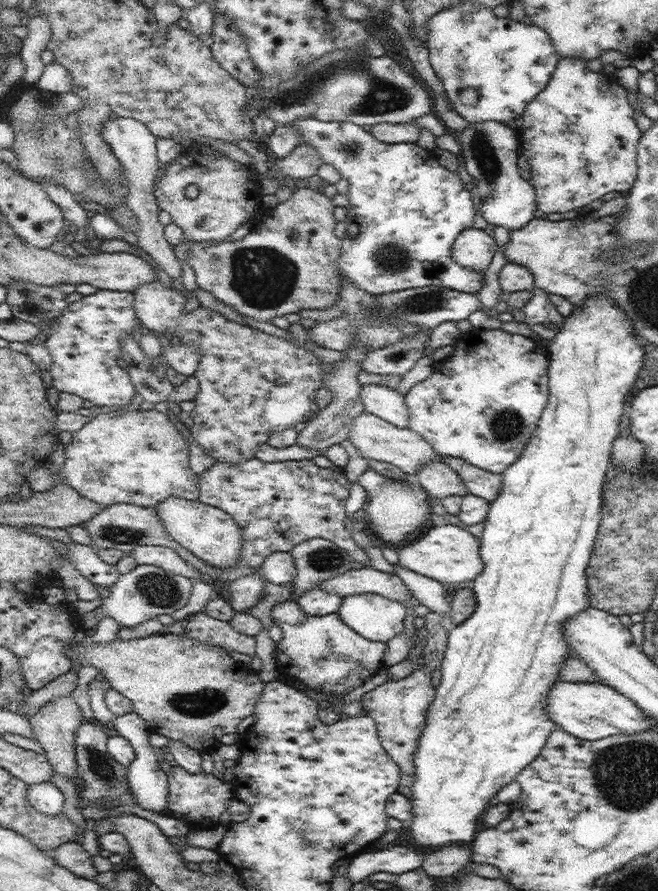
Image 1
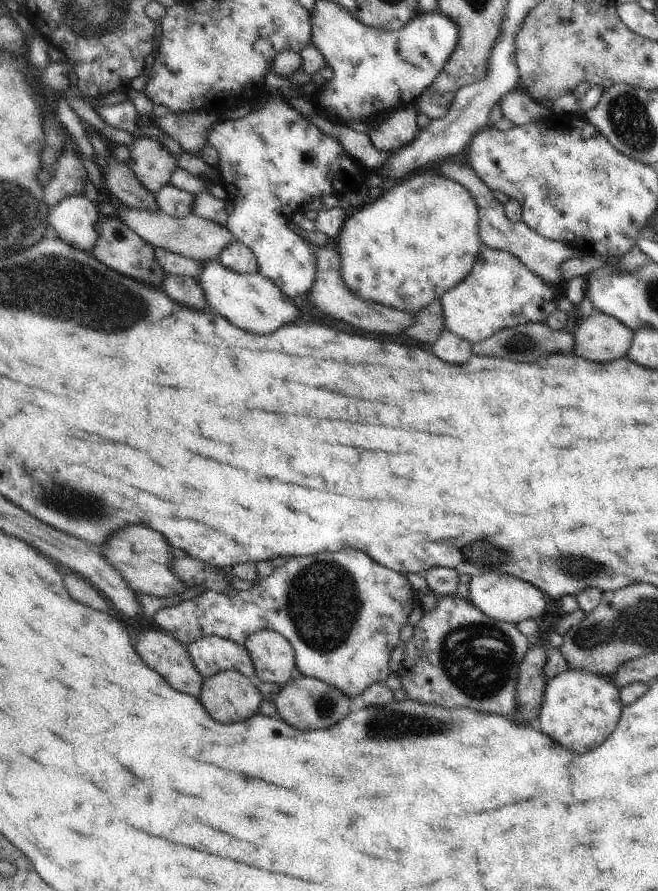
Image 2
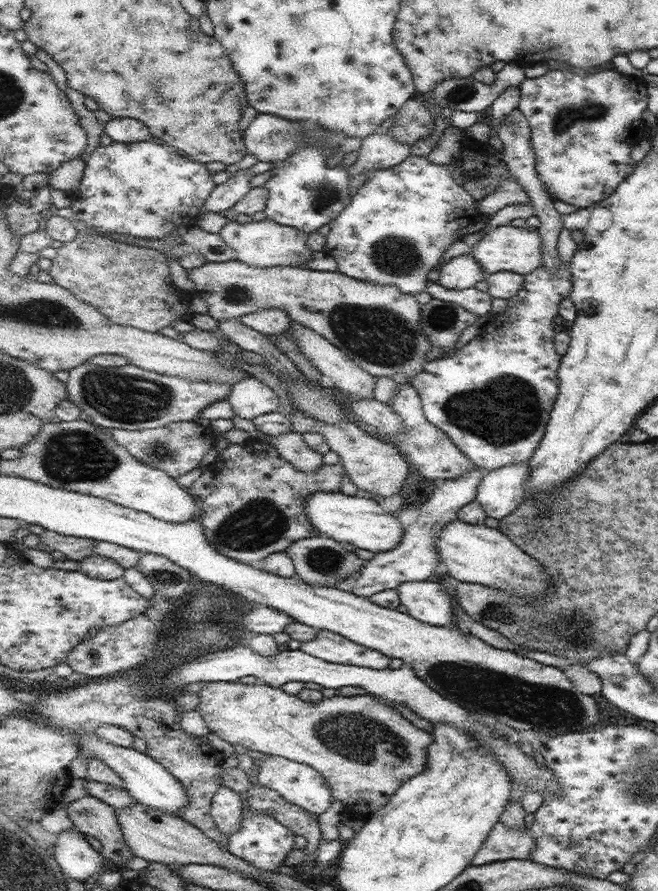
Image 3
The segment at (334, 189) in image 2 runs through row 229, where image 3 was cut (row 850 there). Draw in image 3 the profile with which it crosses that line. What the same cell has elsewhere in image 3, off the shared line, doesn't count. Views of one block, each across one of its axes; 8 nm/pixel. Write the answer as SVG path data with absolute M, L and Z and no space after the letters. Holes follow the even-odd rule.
M241 794L241 804L243 804L243 814L241 814L241 828L235 830L233 834L227 834L227 850L245 860L247 864L259 868L259 870L267 870L271 872L273 868L281 866L281 862L285 860L287 852L293 850L293 836L287 826L283 826L281 822L277 822L273 816L267 814L259 814L251 808L249 804L249 794Z

